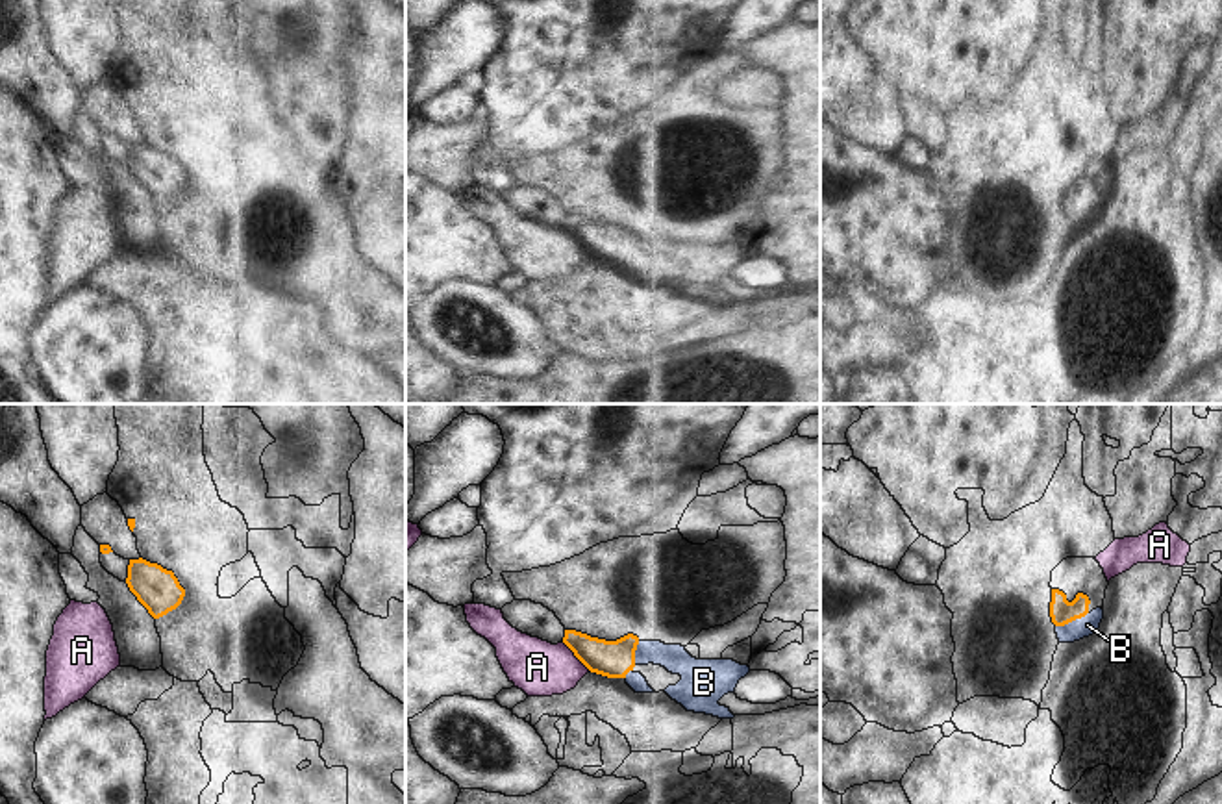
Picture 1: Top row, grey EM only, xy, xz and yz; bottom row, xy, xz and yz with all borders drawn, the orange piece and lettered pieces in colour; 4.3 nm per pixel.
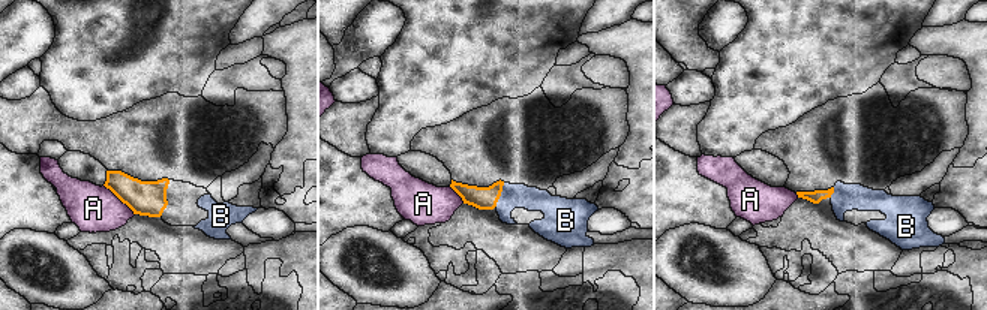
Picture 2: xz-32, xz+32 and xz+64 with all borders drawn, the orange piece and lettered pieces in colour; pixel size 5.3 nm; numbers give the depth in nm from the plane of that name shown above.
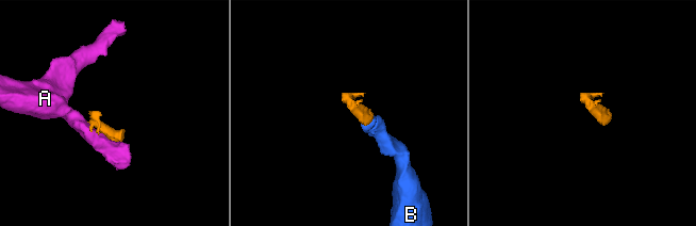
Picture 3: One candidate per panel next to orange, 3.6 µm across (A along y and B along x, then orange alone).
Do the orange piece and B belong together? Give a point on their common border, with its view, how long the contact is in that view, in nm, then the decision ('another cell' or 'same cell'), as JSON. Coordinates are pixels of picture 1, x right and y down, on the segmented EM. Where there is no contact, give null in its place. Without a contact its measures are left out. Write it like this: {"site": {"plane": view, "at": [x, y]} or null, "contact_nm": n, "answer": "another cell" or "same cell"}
{"site": {"plane": "yz", "at": [1071, 621]}, "contact_nm": 160, "answer": "same cell"}

